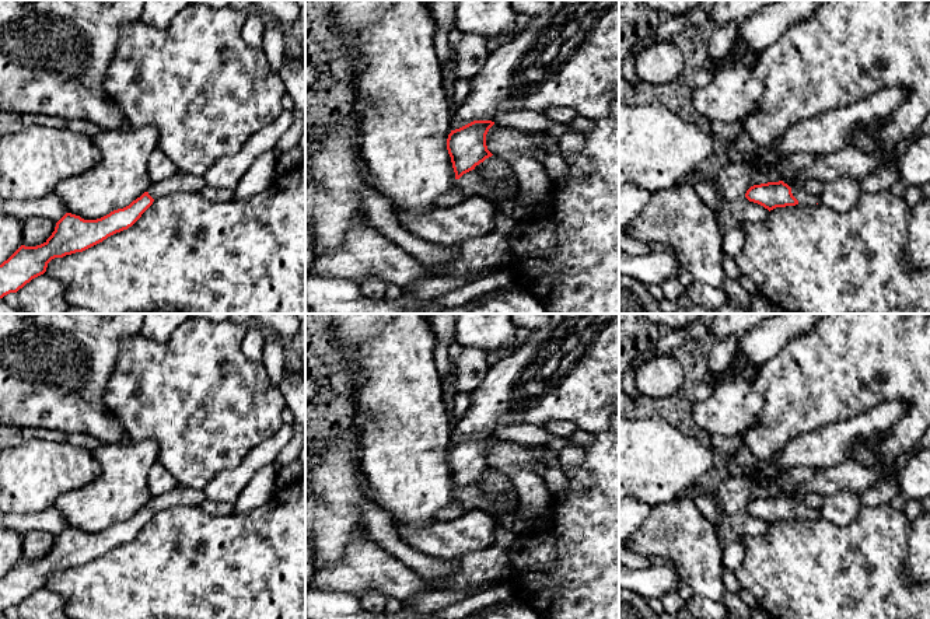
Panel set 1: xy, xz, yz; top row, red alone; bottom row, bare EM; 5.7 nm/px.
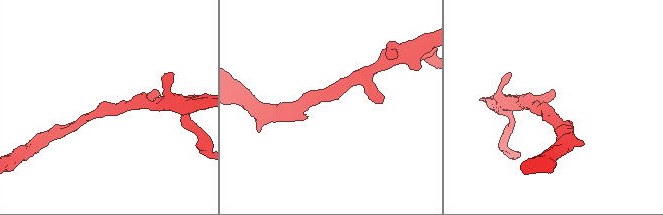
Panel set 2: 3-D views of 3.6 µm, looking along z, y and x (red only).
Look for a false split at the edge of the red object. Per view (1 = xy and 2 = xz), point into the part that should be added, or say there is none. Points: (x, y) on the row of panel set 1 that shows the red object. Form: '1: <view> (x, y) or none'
1: xy (179, 182)
2: xz (471, 184)

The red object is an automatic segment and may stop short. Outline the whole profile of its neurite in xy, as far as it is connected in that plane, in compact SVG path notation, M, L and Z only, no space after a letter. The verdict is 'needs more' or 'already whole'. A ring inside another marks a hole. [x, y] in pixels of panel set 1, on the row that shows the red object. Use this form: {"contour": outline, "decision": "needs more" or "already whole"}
{"contour": "M179 171L174 176L151 183L148 190L129 206L113 210L101 218L84 220L80 216L66 213L43 244L21 245L0 265L0 298L17 293L32 279L43 274L52 259L83 252L108 237L127 230L155 199L178 192L200 193L206 185L204 176Z", "decision": "needs more"}

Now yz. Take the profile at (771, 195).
{"contour": "M783 181L754 185L747 190L745 197L769 211L776 207L796 206L798 203L805 207L814 207L819 203L819 196L808 193L801 185L790 188Z", "decision": "needs more"}

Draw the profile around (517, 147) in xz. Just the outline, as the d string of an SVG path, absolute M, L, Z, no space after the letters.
M496 123L486 134L487 150L503 157L513 168L518 188L520 199L525 206L546 199L550 190L550 178L542 162L532 154L542 148L542 140L553 137L545 132L520 132L500 127Z

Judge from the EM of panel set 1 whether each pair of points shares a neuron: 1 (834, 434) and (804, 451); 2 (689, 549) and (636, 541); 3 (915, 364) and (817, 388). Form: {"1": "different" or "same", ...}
{"1": "same", "2": "same", "3": "same"}

